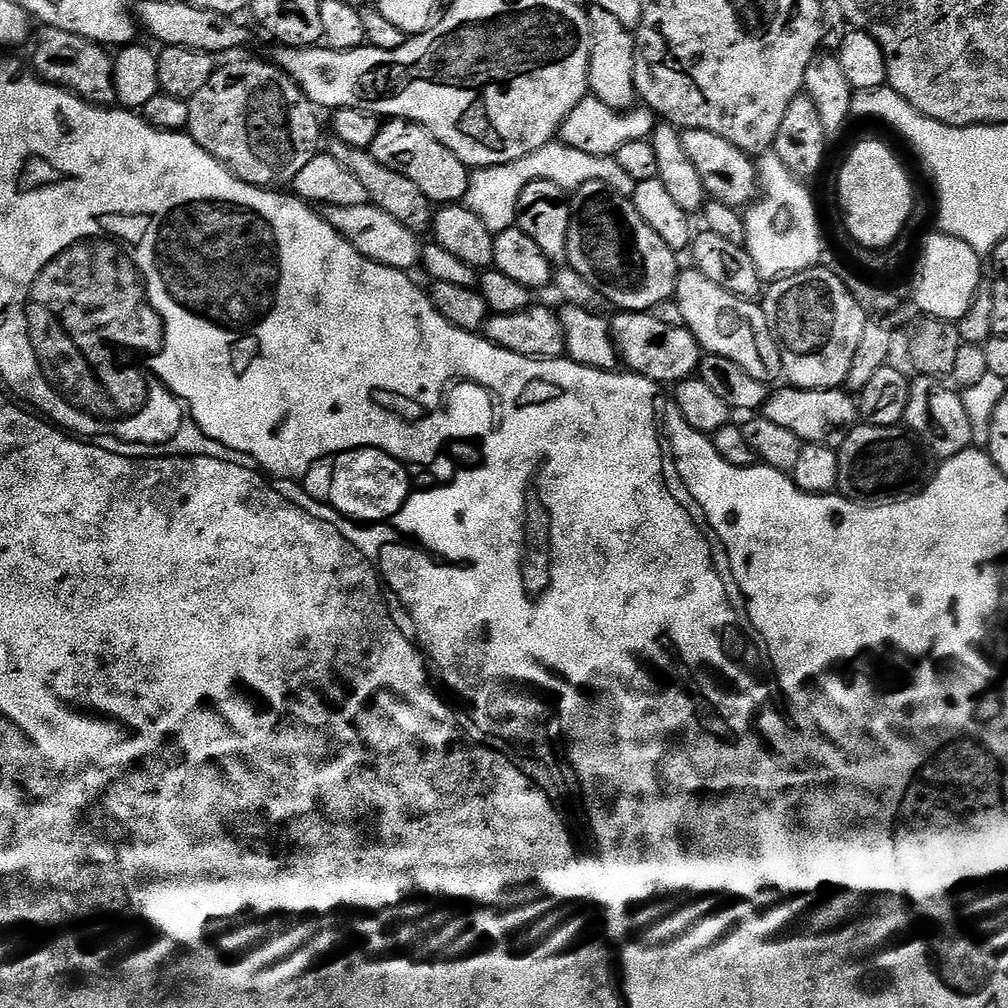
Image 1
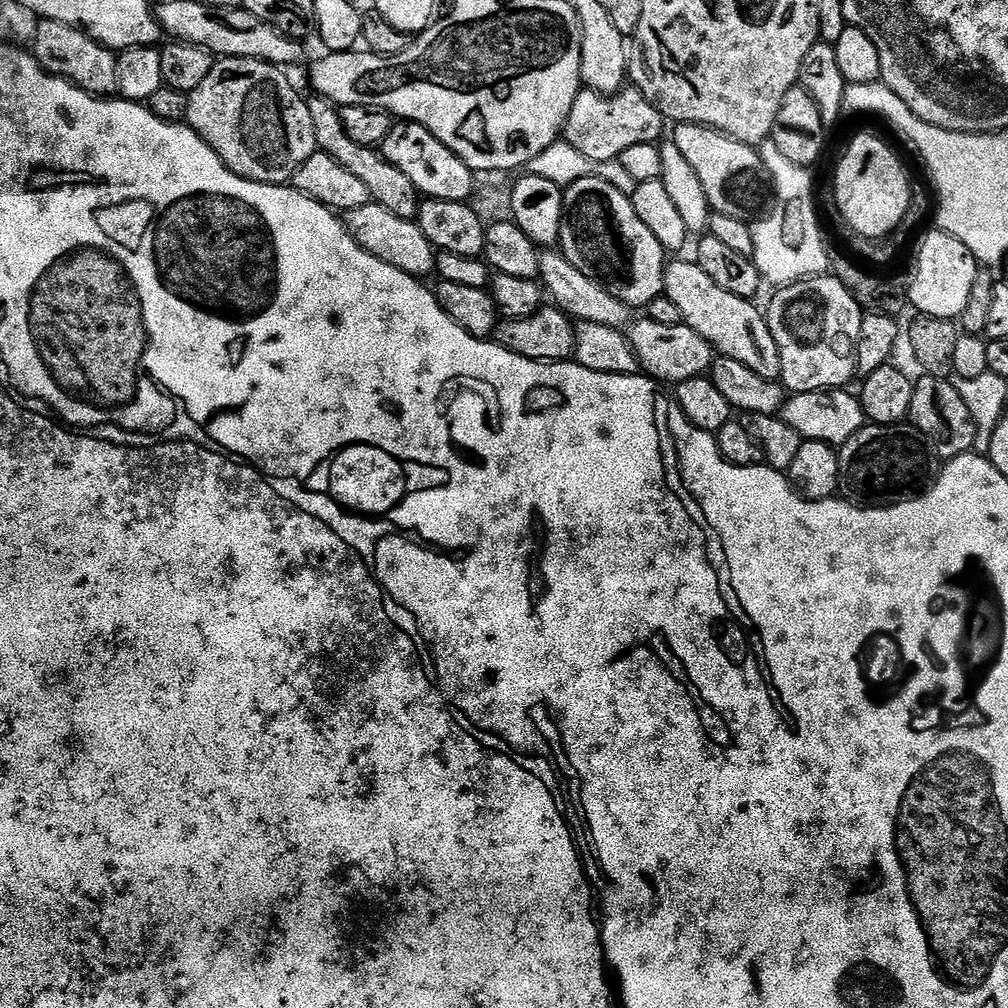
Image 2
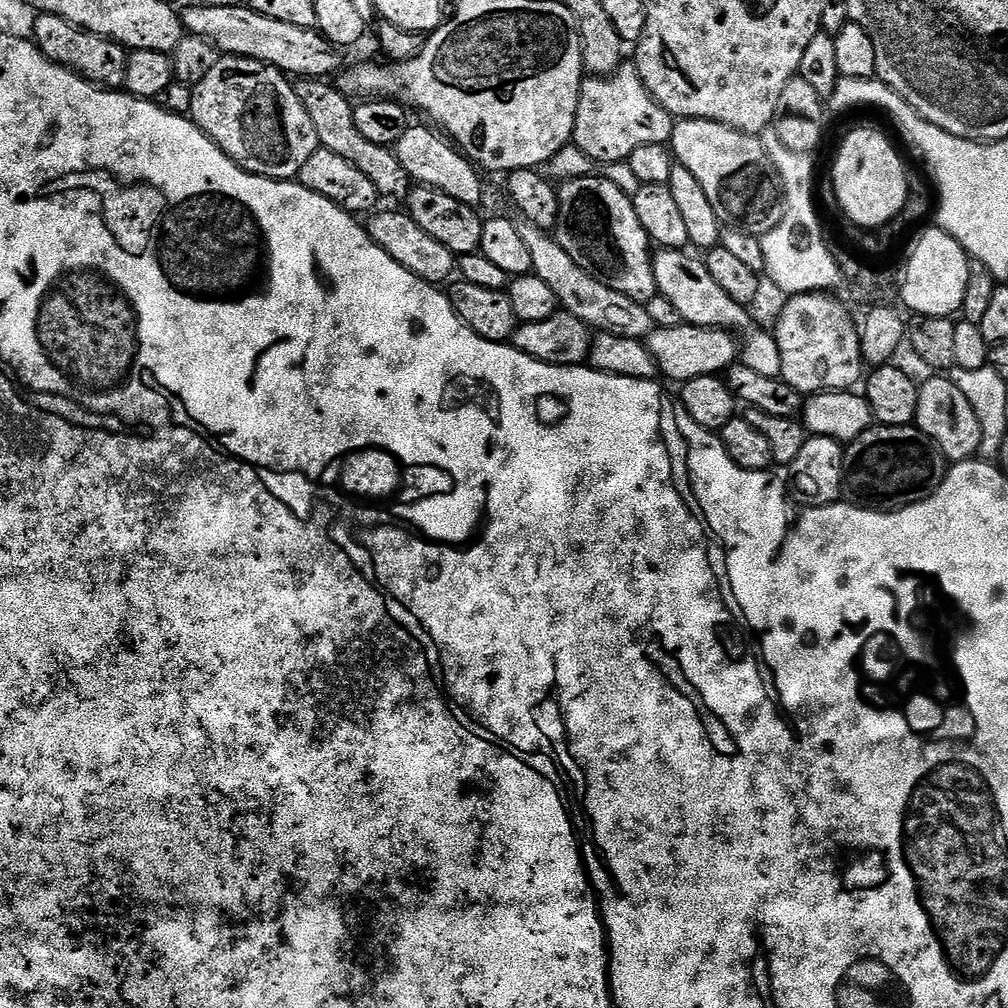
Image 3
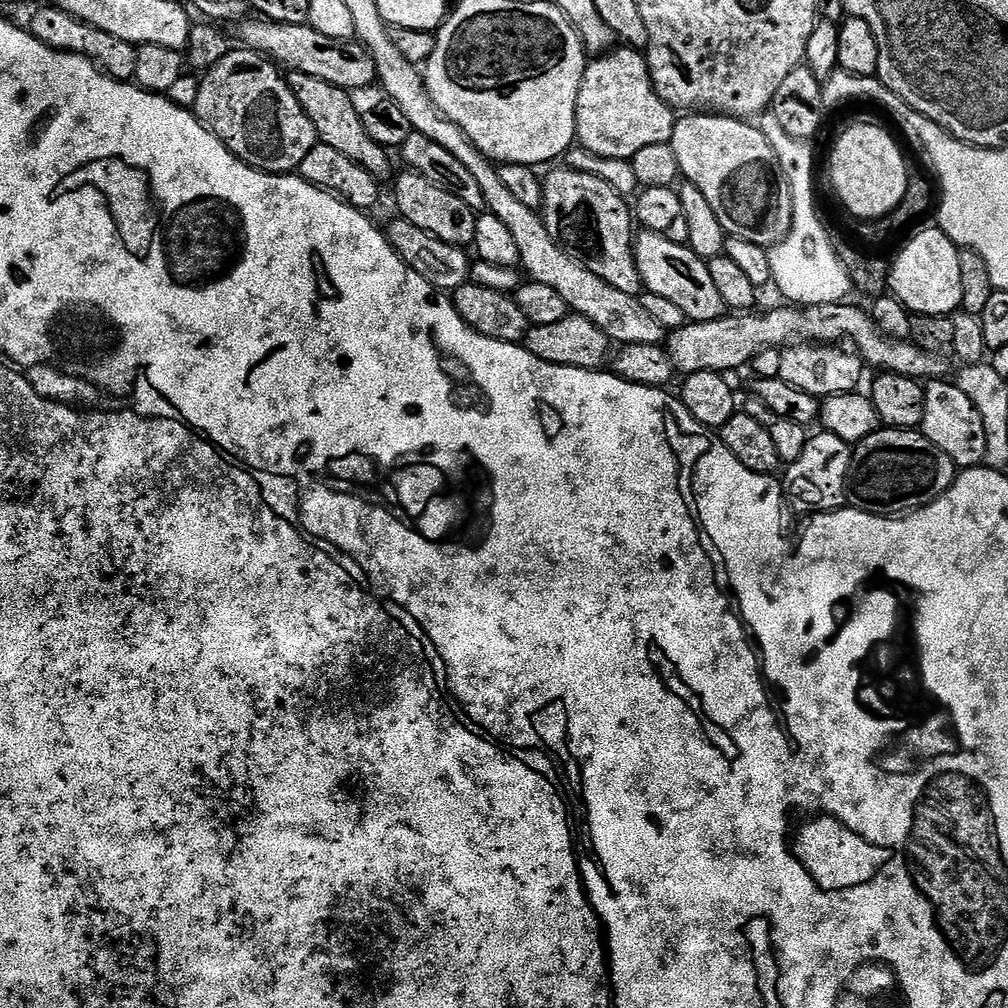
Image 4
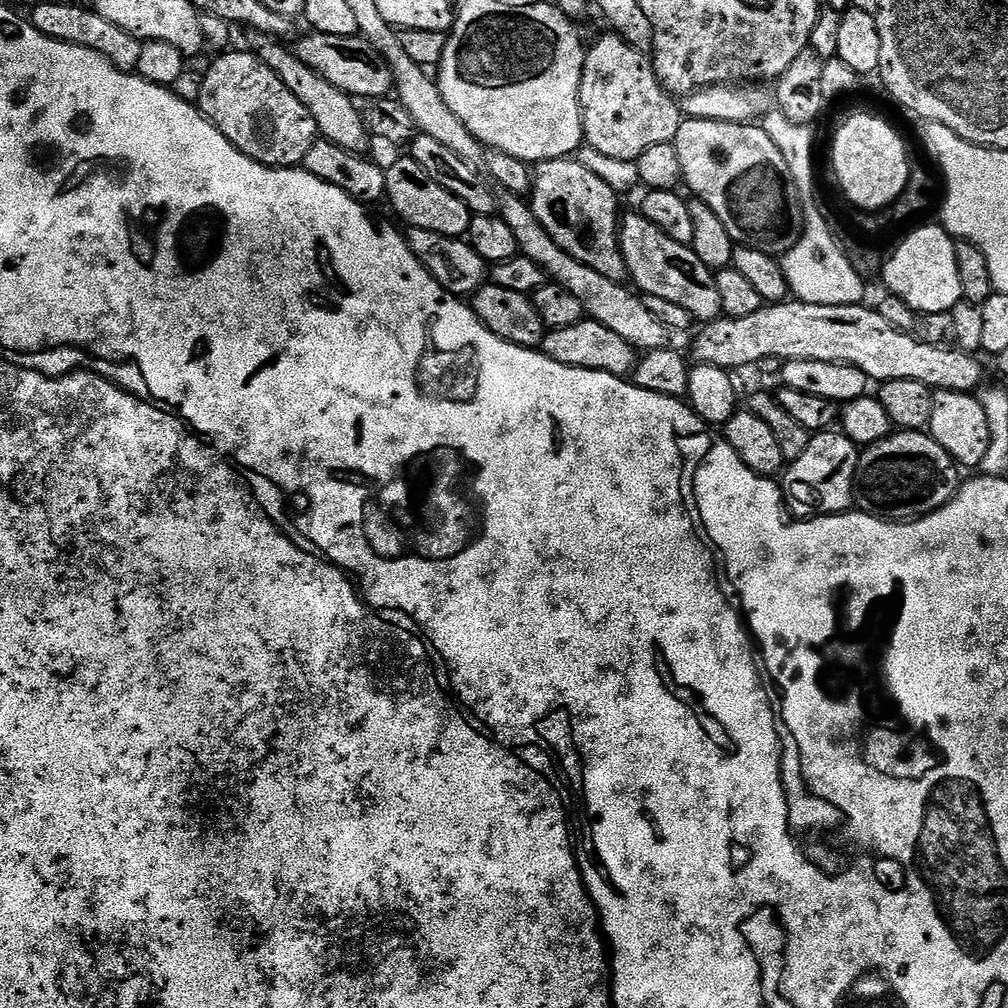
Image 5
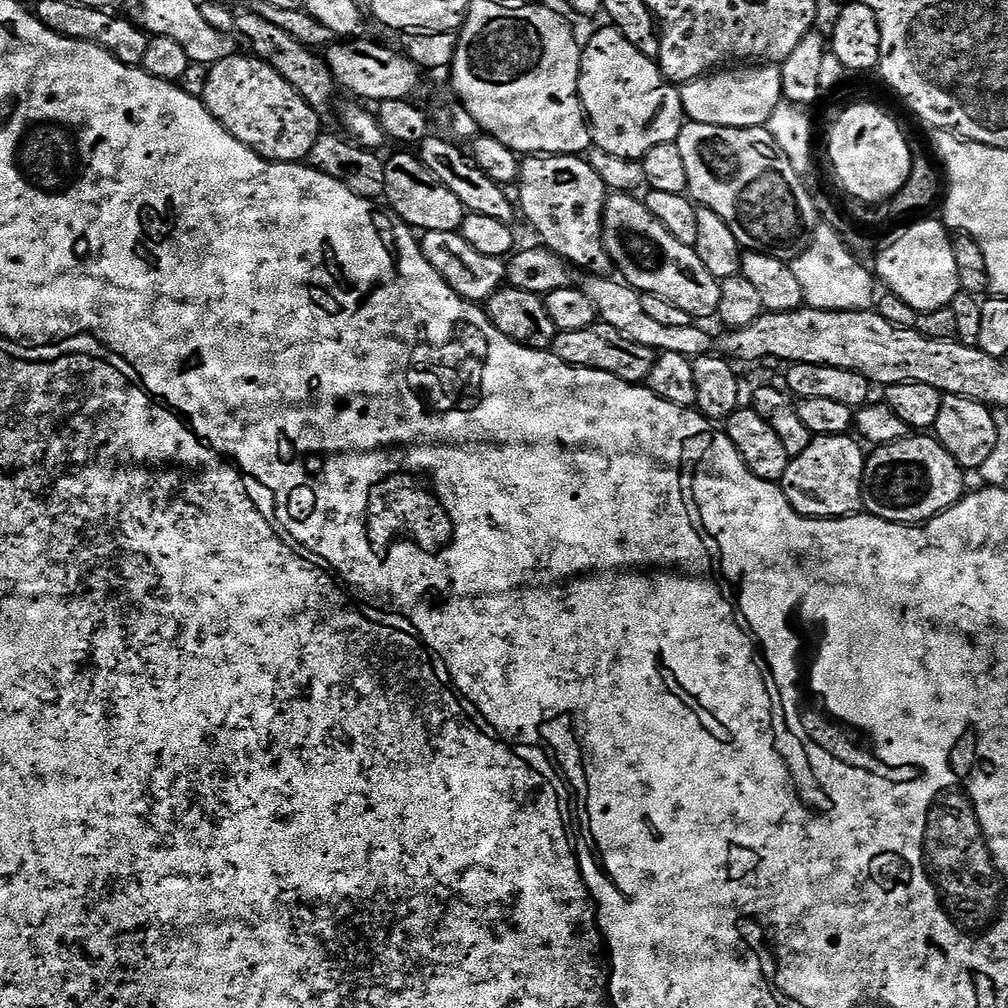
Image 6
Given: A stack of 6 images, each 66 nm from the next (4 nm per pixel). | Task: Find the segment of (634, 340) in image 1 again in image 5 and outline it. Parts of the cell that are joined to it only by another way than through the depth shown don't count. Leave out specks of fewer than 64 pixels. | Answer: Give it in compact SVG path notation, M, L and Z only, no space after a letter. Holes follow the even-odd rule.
M789 298L783 302L768 302L754 314L746 314L746 318L730 318L721 315L715 320L709 320L703 325L699 333L695 333L690 349L690 356L696 364L709 364L729 370L744 368L747 364L756 366L764 358L778 358L783 362L789 360L813 360L827 364L849 364L862 374L866 374L869 381L883 382L910 378L914 382L922 382L933 390L954 390L955 392L975 393L984 380L984 368L976 361L975 355L960 351L955 346L930 346L926 342L917 340L915 335L900 332L875 307L864 308L863 303L847 304L846 306L822 306L811 304L805 300Z

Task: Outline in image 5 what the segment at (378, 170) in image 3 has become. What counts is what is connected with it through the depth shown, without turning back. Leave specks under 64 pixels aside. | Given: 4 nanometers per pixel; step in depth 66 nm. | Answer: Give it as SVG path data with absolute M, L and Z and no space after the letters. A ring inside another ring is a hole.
M249 31L247 35L247 47L266 66L270 66L270 70L274 70L278 78L282 78L290 94L294 94L298 102L302 102L306 110L310 110L316 123L316 131L323 139L334 142L334 146L342 146L342 150L361 154L369 151L367 148L370 133L368 127L364 125L364 113L359 107L356 109L357 101L353 97L338 90L338 86L333 86L331 82L326 82L326 78L322 78L318 70L310 70L310 66L306 66L306 62L302 62L302 58L298 58L295 51L283 39L255 31Z

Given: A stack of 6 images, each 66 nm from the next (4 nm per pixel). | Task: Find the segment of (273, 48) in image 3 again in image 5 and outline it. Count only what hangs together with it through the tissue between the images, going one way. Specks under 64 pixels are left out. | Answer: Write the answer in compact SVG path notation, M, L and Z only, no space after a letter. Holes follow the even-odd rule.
M309 31L307 35L294 44L296 56L302 58L302 62L306 62L310 70L318 70L318 74L322 74L326 82L338 86L338 90L342 90L347 96L368 96L367 99L373 101L387 97L393 91L390 66L382 54L361 35L339 36L314 31Z

